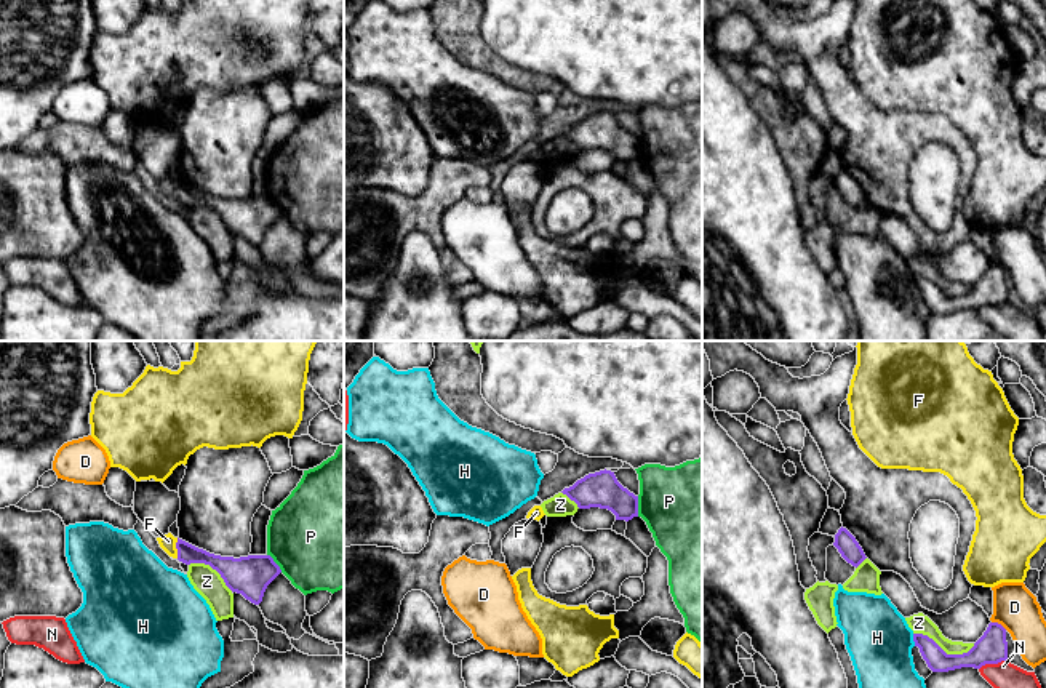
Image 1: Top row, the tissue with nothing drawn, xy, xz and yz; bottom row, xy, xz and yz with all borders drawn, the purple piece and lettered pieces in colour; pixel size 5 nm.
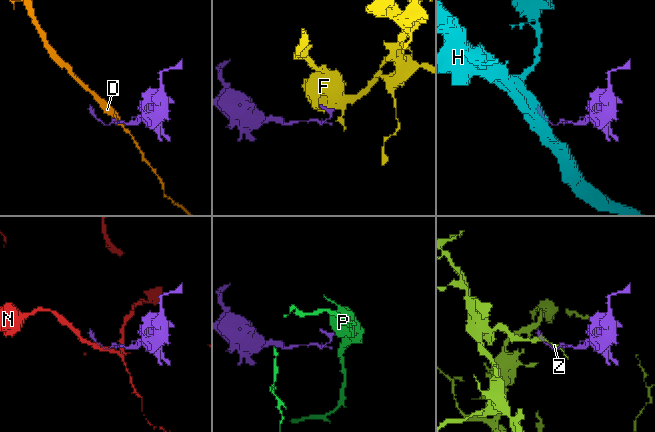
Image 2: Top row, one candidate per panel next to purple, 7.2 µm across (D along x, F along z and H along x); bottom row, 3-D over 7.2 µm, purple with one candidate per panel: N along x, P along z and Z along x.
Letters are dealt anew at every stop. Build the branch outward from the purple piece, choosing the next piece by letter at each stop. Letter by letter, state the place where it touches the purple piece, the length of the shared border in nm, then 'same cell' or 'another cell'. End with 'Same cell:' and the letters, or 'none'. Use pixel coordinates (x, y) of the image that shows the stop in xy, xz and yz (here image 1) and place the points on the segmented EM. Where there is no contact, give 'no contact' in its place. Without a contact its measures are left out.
D: contact yz (1000, 624); length 90 nm; another cell
F: contact xy (176, 548); length 100 nm; another cell
H: contact yz (914, 640); length 70 nm; another cell
N: contact yz (992, 663); length 140 nm; another cell
P: contact xz (637, 506); length 100 nm; another cell
Z: contact yz (942, 650); length 320 nm; another cell
Same cell: none

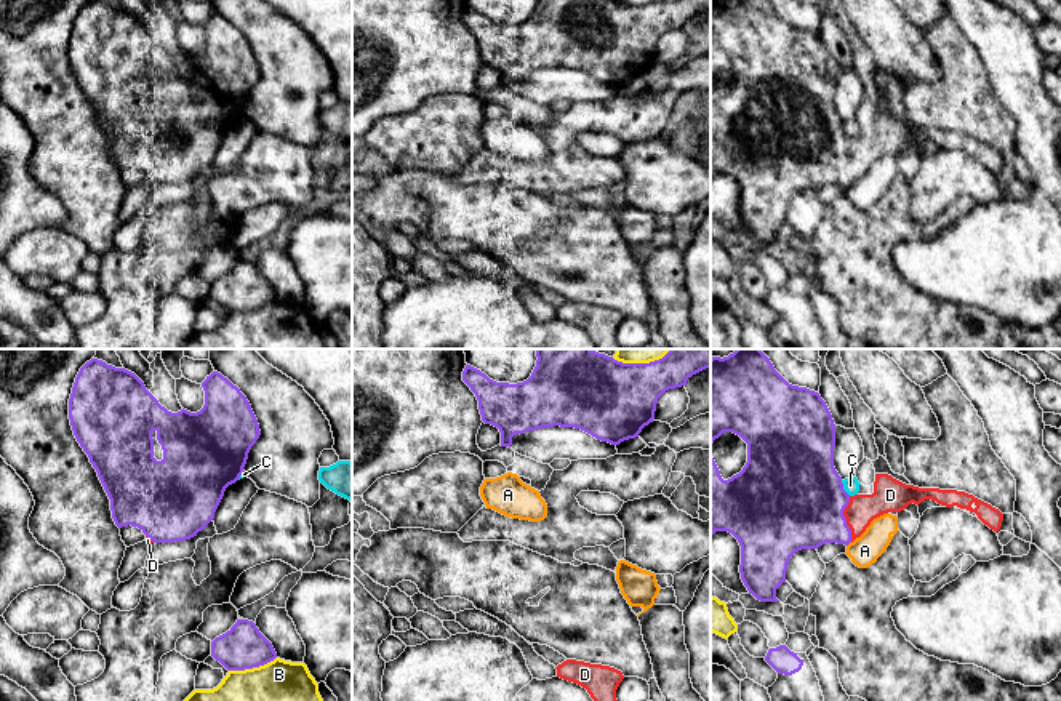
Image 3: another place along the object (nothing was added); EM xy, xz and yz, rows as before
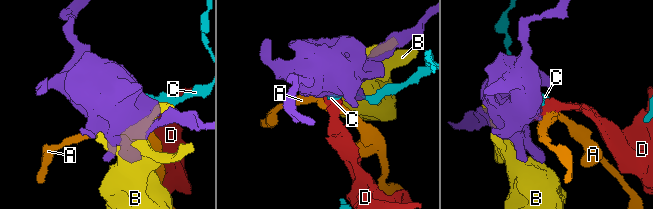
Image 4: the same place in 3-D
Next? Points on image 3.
A: contact yz (848, 543); length 40 nm; another cell
B: contact xy (252, 668); length 260 nm; another cell
C: contact yz (842, 488); length 90 nm; another cell
D: contact yz (845, 519); length 240 nm; same cell
Same cell: D

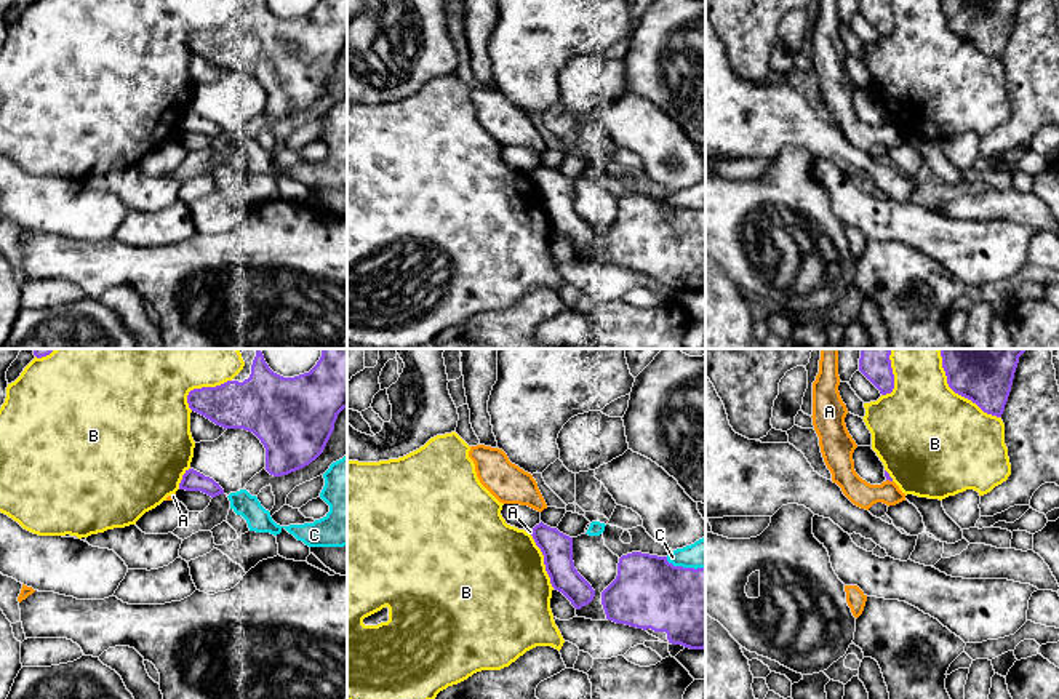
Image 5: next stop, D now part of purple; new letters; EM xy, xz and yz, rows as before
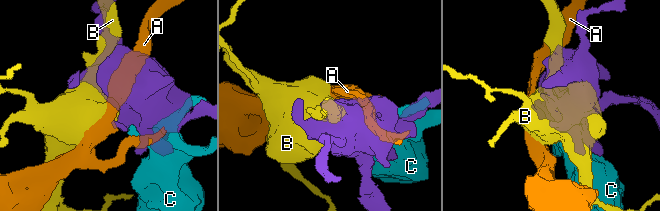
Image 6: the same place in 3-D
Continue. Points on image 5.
A: contact yz (890, 480); length 40 nm; another cell
B: contact yz (957, 392); length 480 nm; another cell
C: contact xz (685, 568); length 200 nm; another cell
Same cell: none

